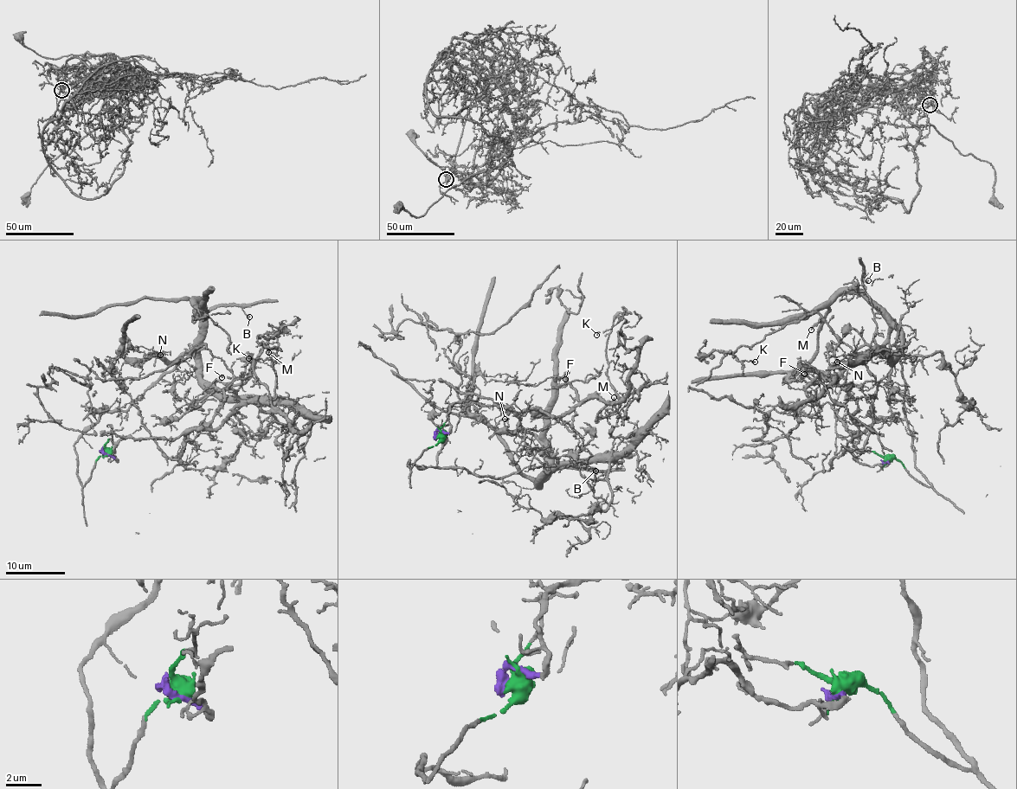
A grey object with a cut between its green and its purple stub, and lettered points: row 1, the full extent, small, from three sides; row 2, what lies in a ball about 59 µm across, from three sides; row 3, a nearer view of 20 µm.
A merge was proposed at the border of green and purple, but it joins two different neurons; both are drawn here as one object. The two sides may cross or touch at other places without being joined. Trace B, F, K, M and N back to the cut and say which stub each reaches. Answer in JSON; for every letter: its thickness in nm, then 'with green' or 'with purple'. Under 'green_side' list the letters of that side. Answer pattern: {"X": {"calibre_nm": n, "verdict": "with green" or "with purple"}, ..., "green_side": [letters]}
{"B": {"calibre_nm": 170, "verdict": "with green"}, "F": {"calibre_nm": 120, "verdict": "with purple"}, "K": {"calibre_nm": 140, "verdict": "with purple"}, "M": {"calibre_nm": 240, "verdict": "with purple"}, "N": {"calibre_nm": 110, "verdict": "with green"}, "green_side": ["B", "N"]}

